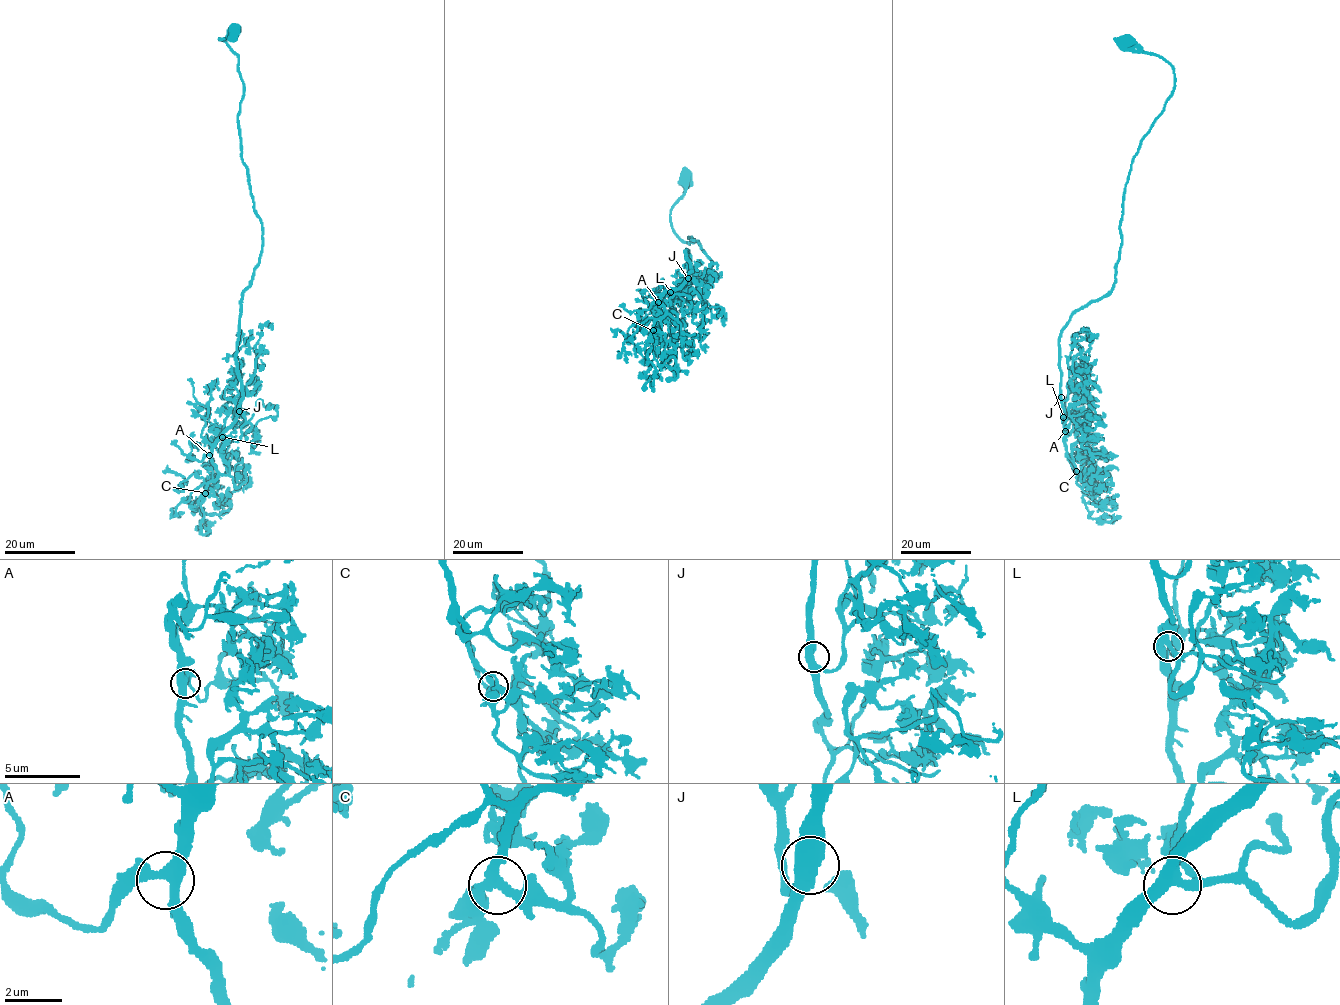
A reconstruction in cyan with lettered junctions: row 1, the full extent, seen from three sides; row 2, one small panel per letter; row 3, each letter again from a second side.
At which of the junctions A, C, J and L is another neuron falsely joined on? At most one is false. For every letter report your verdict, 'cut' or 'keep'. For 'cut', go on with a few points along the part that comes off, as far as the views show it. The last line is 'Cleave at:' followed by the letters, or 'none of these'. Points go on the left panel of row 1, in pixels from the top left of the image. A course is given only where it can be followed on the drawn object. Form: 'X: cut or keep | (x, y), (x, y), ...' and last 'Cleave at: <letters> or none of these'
A: keep
C: keep
J: keep
L: keep
Cleave at: none of these

